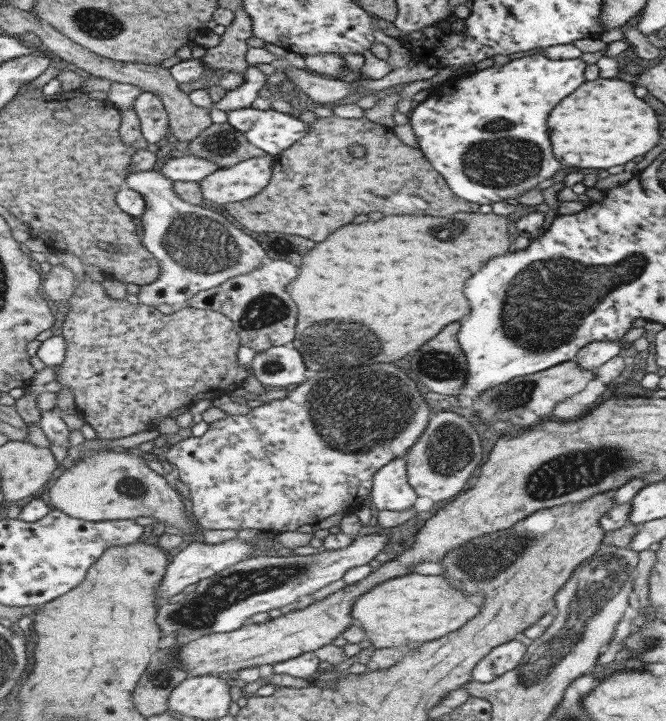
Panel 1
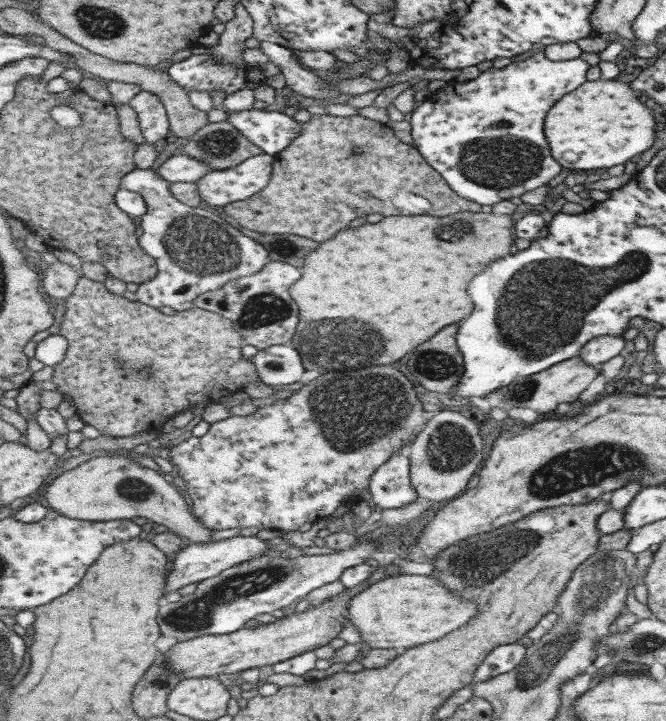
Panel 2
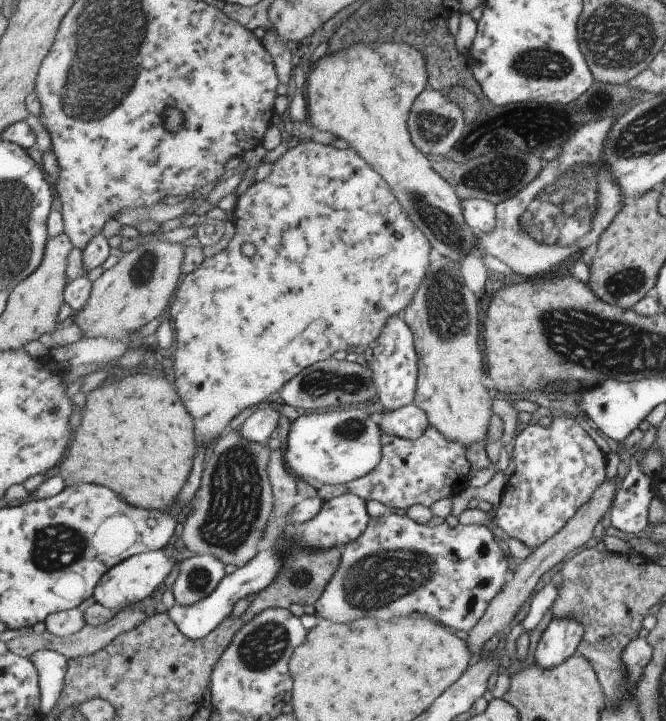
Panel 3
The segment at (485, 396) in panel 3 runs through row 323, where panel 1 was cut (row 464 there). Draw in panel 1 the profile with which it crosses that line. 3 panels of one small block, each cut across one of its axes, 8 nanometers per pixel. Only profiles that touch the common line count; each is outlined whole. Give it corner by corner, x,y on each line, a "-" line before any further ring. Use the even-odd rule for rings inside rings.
441,412
431,418
421,440
406,457
408,480
418,496
427,496
435,505
439,502
444,505
463,494
473,472
483,462
479,430
473,428
475,426
467,424
467,418
455,412

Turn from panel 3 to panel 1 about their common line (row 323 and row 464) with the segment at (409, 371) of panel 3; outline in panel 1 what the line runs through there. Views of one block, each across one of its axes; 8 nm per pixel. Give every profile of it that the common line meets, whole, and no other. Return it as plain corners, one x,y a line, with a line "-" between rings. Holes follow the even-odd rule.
406,457
392,460
374,479
372,503
378,512
406,512
413,509
418,494
409,483

